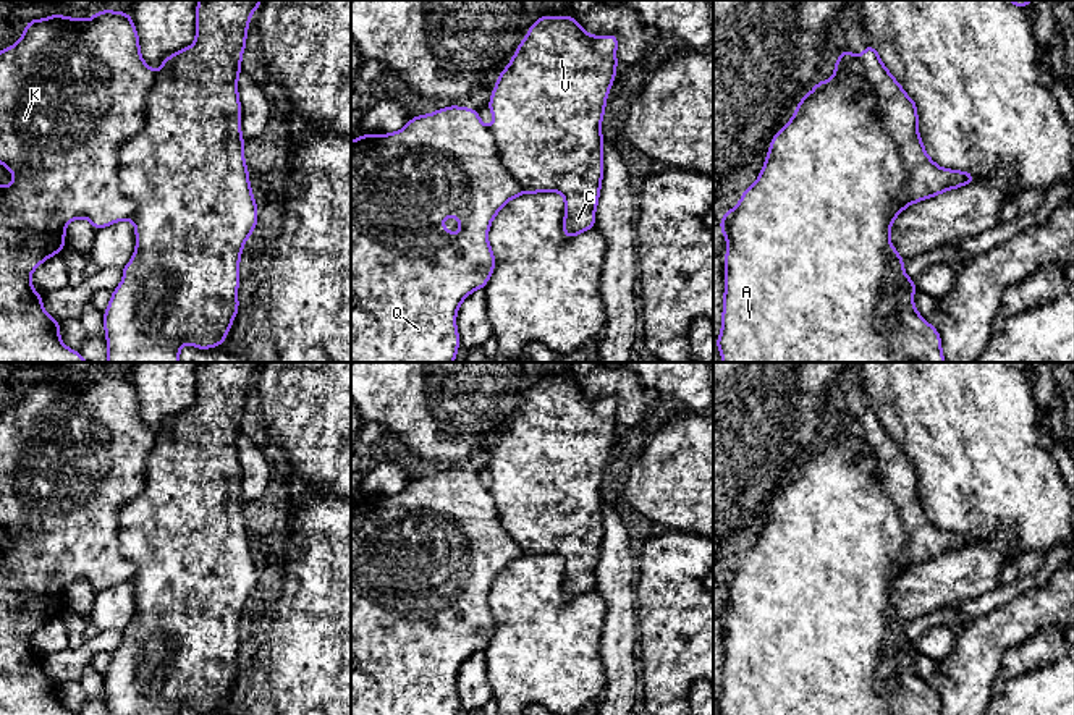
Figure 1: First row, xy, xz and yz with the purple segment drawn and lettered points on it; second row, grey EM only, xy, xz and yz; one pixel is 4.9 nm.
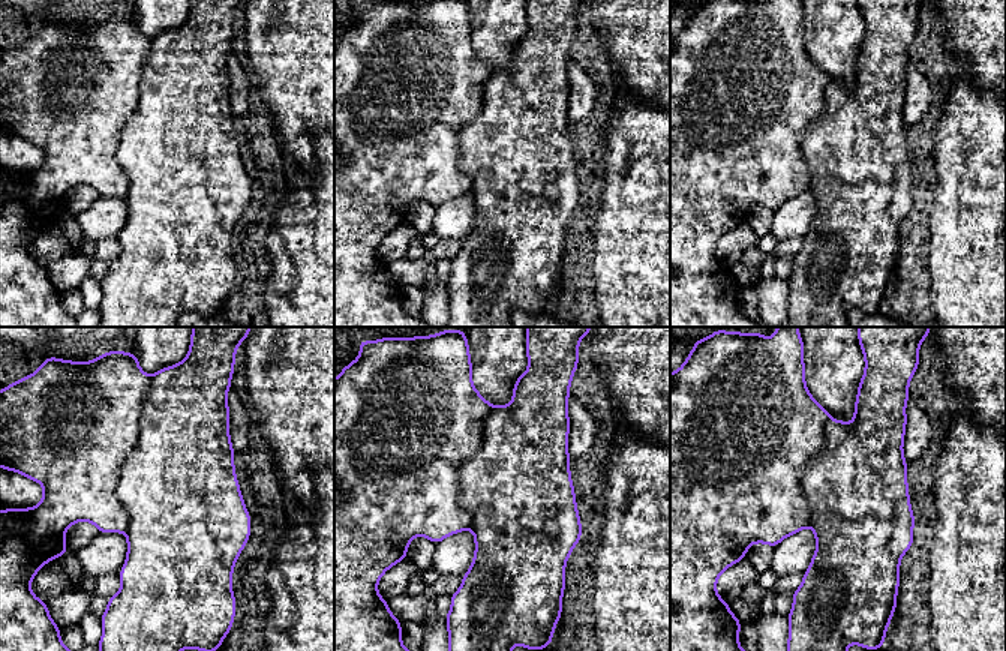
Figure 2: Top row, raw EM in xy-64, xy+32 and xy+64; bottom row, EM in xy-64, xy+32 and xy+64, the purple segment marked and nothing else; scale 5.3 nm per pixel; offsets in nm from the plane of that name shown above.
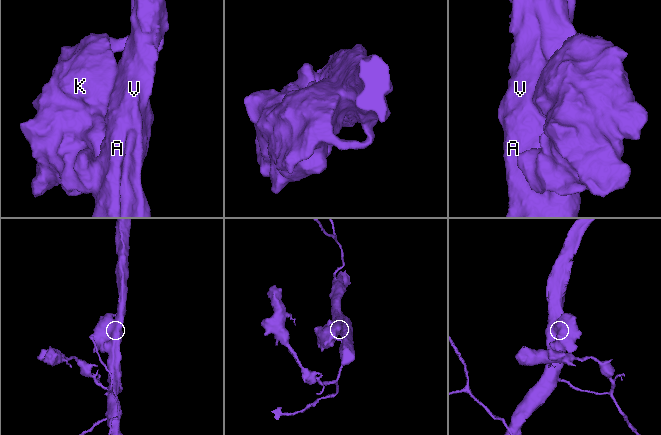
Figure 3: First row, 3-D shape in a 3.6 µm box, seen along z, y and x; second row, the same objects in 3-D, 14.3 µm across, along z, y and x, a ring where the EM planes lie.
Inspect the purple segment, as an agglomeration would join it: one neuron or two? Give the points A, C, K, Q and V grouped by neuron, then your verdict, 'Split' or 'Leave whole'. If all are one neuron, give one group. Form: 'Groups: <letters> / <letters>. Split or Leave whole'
Groups: A C K Q V. Leave whole

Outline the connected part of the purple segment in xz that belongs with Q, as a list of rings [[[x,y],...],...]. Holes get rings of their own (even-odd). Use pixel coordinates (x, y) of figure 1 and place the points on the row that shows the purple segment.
[[[540,16],[521,40],[508,66],[500,73],[493,87],[488,108],[493,126],[488,128],[479,118],[477,110],[450,105],[429,115],[414,116],[408,125],[390,134],[362,134],[351,141],[351,362],[455,362],[459,348],[456,314],[461,302],[476,290],[485,288],[495,270],[495,256],[488,243],[488,230],[495,215],[511,199],[531,192],[555,191],[564,197],[564,238],[574,238],[595,226],[595,209],[598,204],[603,178],[603,134],[600,125],[610,87],[616,76],[618,36],[587,34],[576,18]],[[445,217],[459,218],[459,235],[443,228]]]

